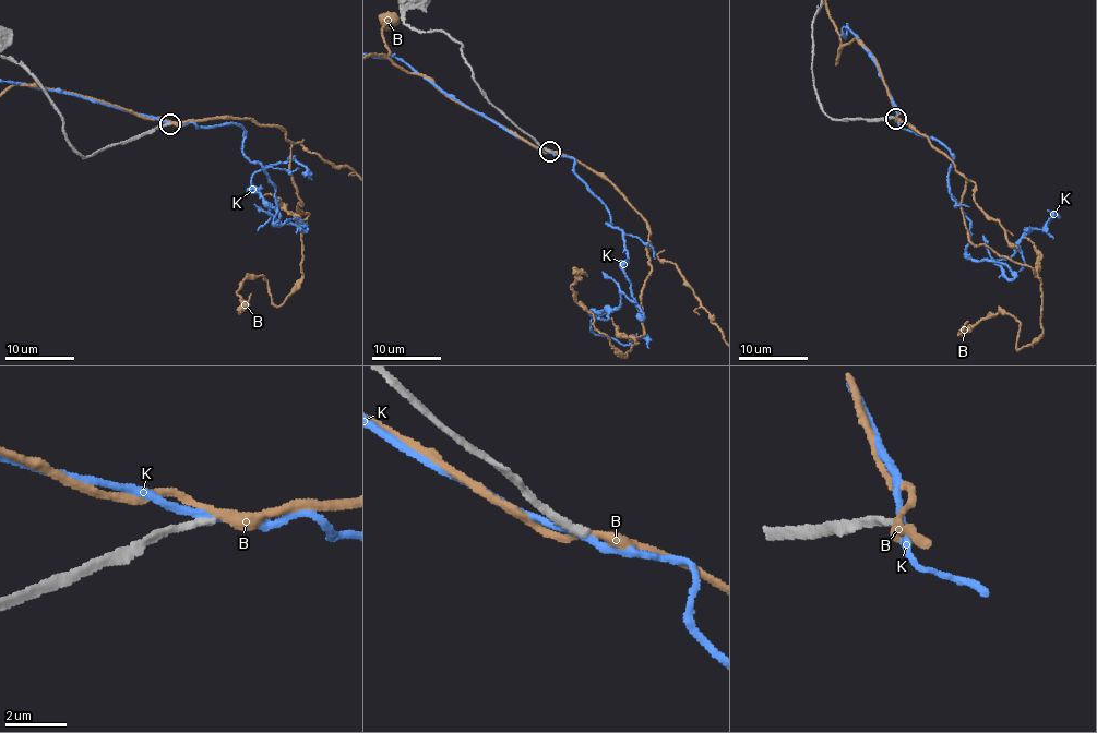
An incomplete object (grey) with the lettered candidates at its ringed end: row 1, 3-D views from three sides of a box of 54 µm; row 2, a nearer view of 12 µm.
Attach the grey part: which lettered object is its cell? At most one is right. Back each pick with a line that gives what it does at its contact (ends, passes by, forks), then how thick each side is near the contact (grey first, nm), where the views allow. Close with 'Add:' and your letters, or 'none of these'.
Add: none of these

